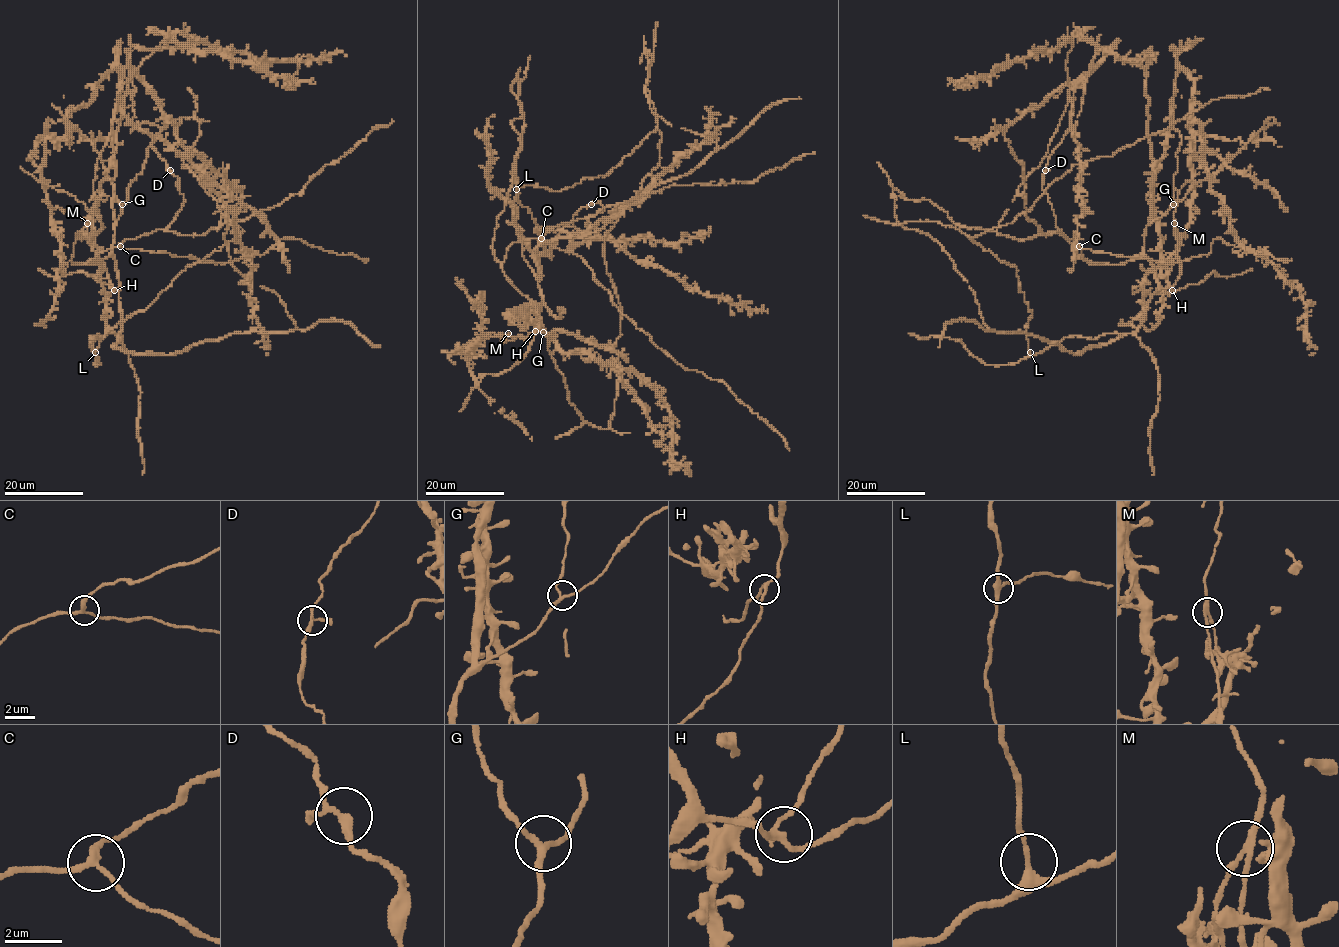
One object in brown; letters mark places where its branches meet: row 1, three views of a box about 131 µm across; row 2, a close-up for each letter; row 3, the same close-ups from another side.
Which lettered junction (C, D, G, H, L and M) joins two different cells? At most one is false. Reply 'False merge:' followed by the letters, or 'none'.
False merge: M

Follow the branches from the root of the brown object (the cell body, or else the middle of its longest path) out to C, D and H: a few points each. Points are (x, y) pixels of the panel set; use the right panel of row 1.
C: (1145, 306), (1158, 286), (1154, 267), (1146, 259), (1141, 255), (1120, 264), (1090, 263), (1083, 257), (1079, 246)
D: (1145, 306), (1158, 286), (1154, 267), (1142, 255), (1120, 264), (1086, 260), (1056, 226), (1042, 188), (1045, 170)
H: (1145, 306), (1161, 288), (1172, 290)

